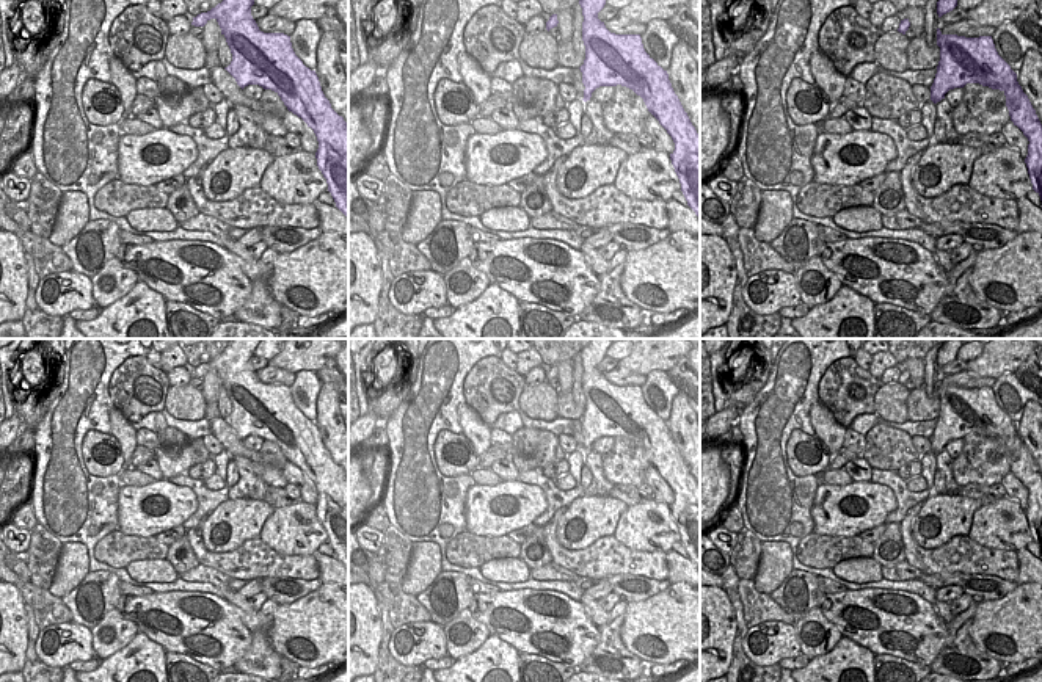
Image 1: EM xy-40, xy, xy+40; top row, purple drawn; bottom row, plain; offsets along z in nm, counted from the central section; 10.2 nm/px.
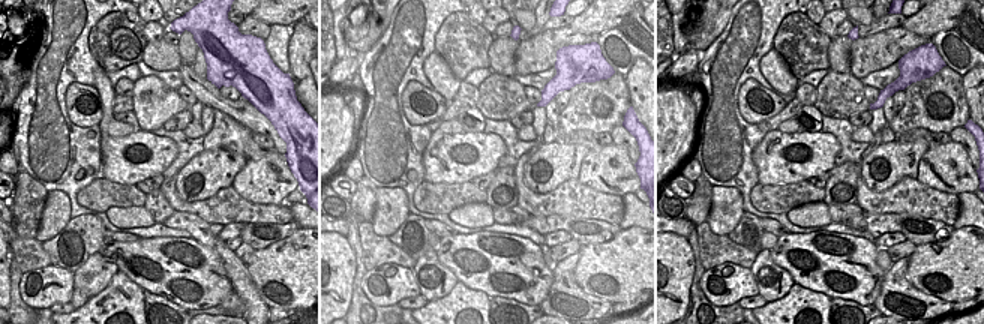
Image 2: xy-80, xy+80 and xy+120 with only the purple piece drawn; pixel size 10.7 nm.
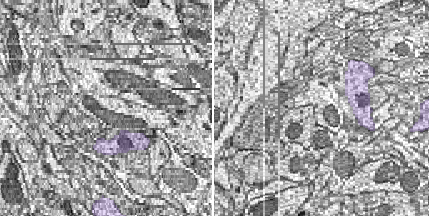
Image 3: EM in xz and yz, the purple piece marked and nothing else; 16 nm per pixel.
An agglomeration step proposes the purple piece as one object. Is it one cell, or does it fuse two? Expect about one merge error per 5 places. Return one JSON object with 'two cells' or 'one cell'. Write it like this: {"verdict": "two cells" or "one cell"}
{"verdict": "one cell"}

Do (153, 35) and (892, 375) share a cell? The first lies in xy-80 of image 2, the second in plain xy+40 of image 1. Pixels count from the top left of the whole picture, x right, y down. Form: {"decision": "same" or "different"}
{"decision": "same"}

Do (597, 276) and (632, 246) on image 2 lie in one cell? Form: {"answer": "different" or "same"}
{"answer": "same"}

